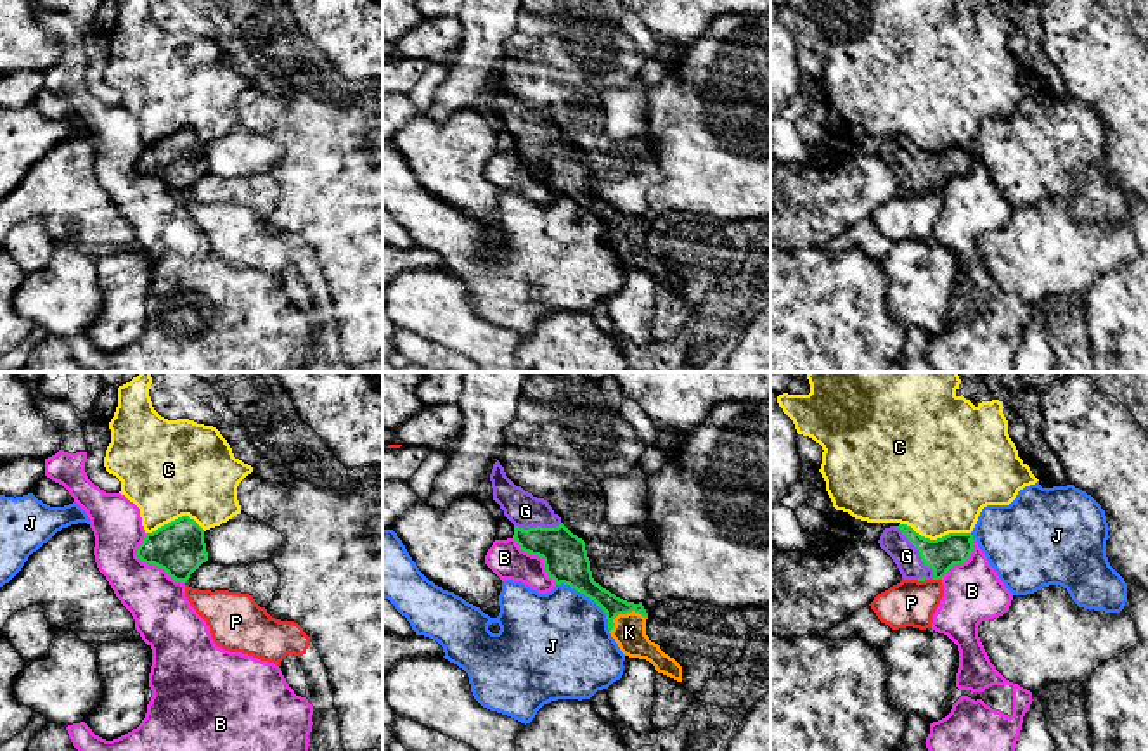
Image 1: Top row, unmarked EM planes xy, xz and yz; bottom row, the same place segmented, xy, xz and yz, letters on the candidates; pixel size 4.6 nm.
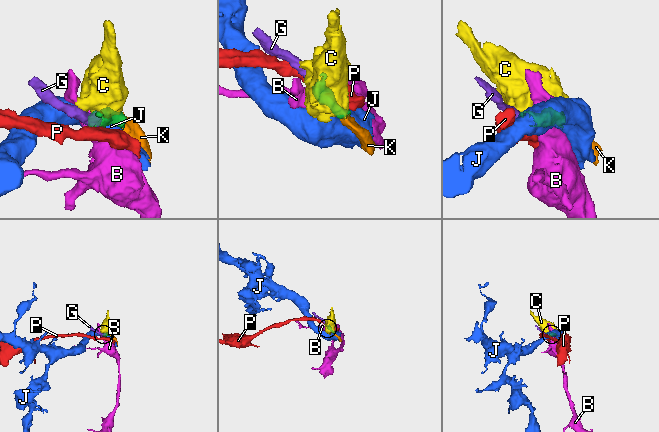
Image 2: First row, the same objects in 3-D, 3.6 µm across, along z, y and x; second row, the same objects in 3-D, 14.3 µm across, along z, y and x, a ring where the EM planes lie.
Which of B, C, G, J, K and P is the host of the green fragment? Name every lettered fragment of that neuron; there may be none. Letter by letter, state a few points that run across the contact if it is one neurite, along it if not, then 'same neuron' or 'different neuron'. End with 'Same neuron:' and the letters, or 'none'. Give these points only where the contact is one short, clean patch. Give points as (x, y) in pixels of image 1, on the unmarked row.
B: line xy (144, 146), (137, 168), (184, 196); different neuron
C: different neuron
G: line yz (941, 166), (920, 165), (906, 168); same neuron
J: different neuron
K: line xz (582, 192), (624, 225), (629, 244); same neuron
P: different neuron
Same neuron: G, K

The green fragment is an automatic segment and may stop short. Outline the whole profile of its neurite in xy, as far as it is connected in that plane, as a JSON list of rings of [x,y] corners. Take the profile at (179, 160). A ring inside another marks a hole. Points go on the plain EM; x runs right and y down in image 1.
[[[182,128],[152,145],[145,145],[137,170],[164,182],[175,194],[185,196],[208,173],[204,142],[189,128]]]

